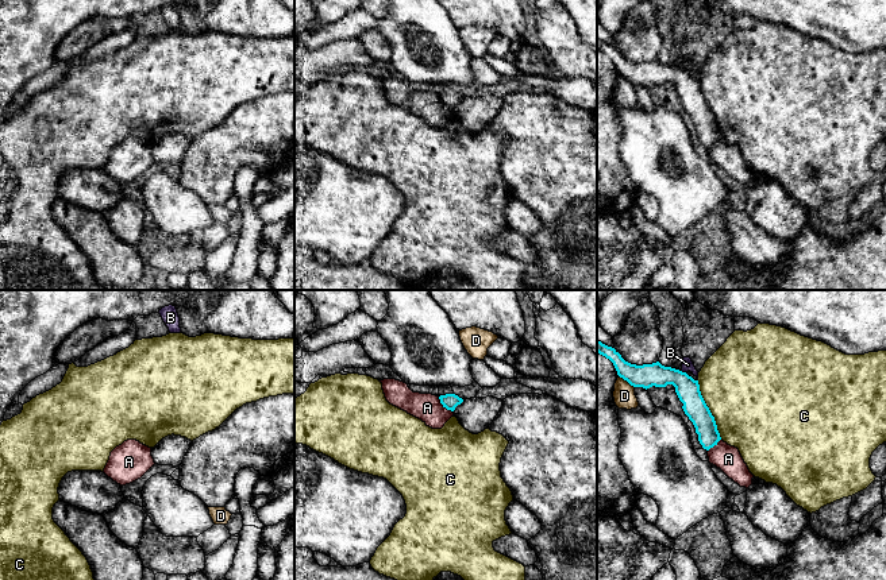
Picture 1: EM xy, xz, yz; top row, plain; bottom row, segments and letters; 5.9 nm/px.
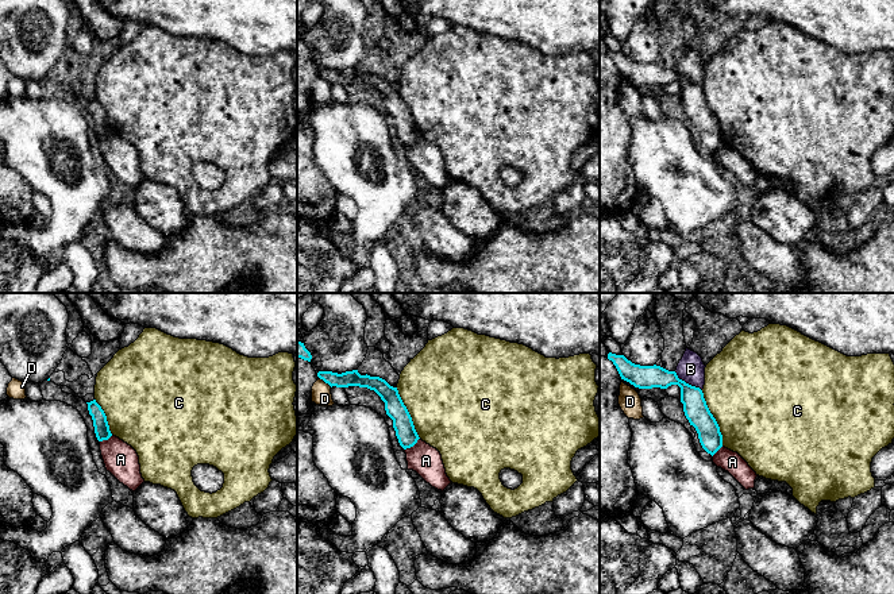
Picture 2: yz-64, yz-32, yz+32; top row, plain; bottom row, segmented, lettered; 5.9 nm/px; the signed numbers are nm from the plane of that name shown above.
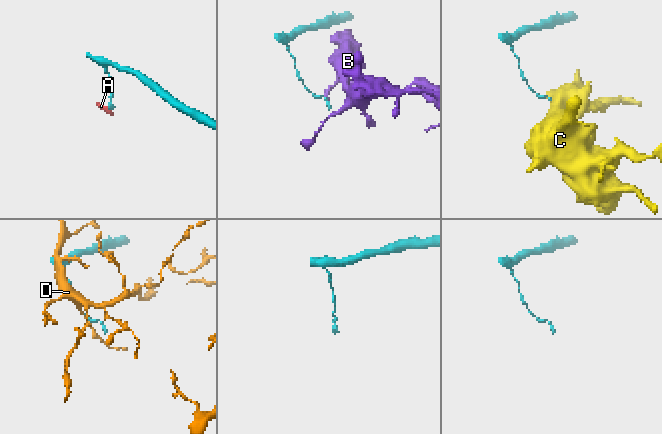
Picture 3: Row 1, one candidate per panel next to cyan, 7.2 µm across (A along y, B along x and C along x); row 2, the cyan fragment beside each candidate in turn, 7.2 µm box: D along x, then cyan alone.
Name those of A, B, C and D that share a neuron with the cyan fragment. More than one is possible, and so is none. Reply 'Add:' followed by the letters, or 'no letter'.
Add: no letter

